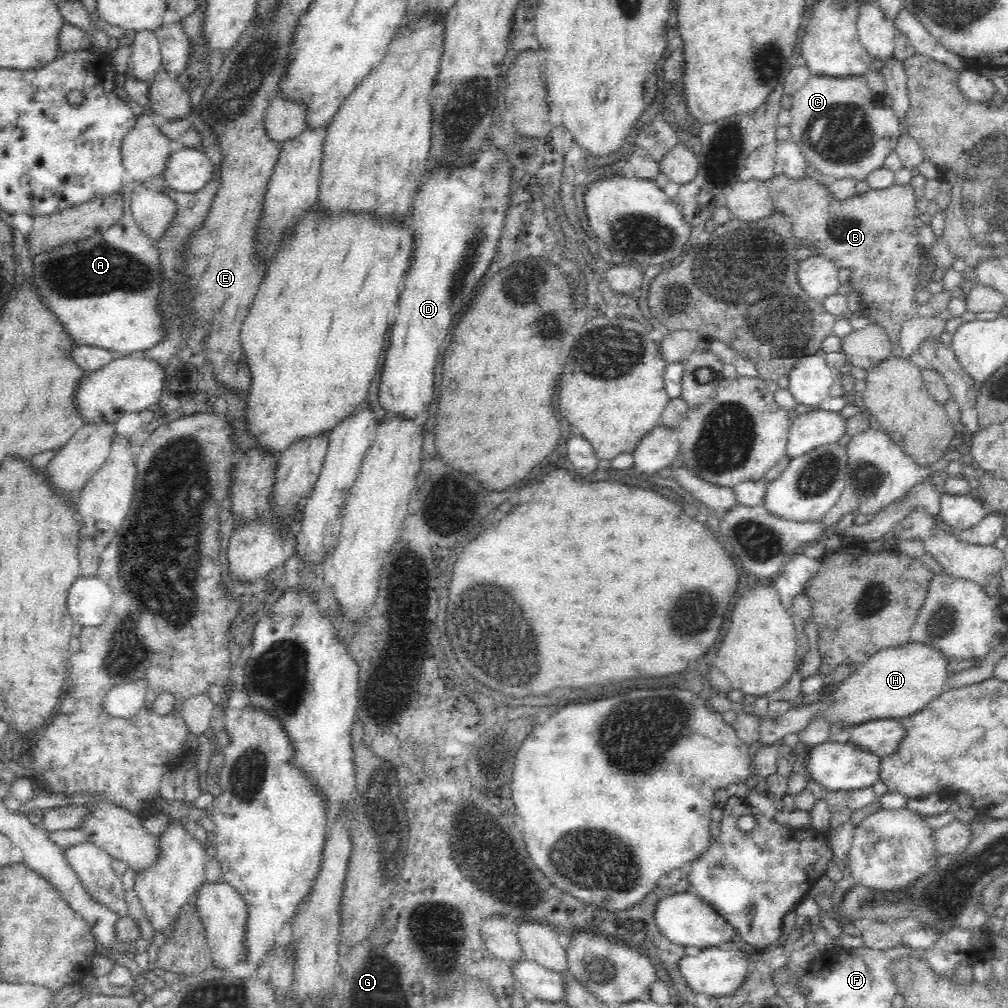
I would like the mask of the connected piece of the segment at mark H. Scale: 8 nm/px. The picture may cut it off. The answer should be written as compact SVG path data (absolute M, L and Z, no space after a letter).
M908 642L907 644L878 650L858 666L848 678L844 678L838 684L831 684L819 697L811 697L804 704L791 705L789 710L777 720L770 720L768 716L759 720L759 740L763 746L774 746L780 738L788 734L794 734L805 730L813 721L822 719L828 725L840 724L844 728L854 728L864 725L866 722L873 722L881 719L906 719L909 715L918 713L928 701L938 698L946 686L946 678L950 676L947 665L948 660L942 657L940 651L930 648L926 644Z

